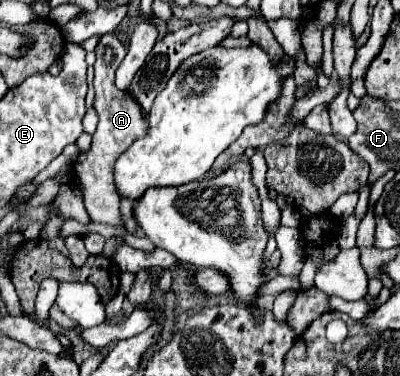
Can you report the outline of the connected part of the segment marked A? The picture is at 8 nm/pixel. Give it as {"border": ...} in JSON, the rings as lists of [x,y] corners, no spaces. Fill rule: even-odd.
{"border":[[[101,35],[99,43],[95,47],[95,79],[93,79],[93,89],[95,89],[95,111],[99,117],[97,129],[93,133],[93,145],[87,153],[79,155],[75,161],[75,175],[77,183],[83,191],[83,201],[85,207],[91,215],[93,223],[105,223],[105,225],[117,225],[125,227],[121,213],[119,213],[119,193],[115,189],[113,181],[113,167],[117,157],[135,141],[147,135],[147,115],[143,113],[139,101],[129,93],[129,91],[119,91],[115,87],[115,69],[125,57],[125,47],[123,43],[113,35]]]}

